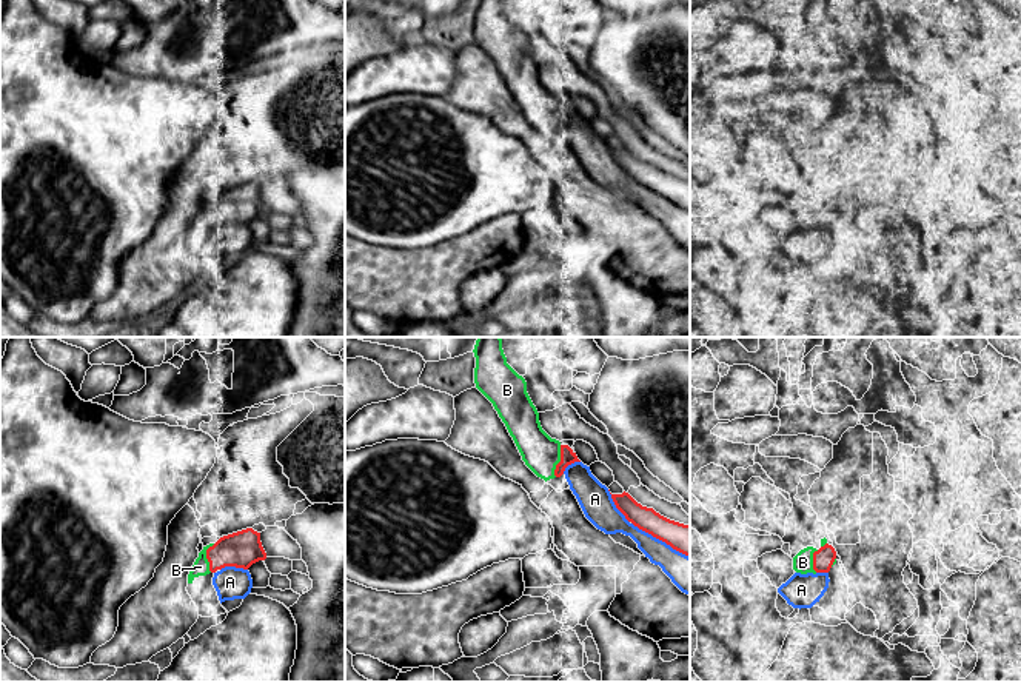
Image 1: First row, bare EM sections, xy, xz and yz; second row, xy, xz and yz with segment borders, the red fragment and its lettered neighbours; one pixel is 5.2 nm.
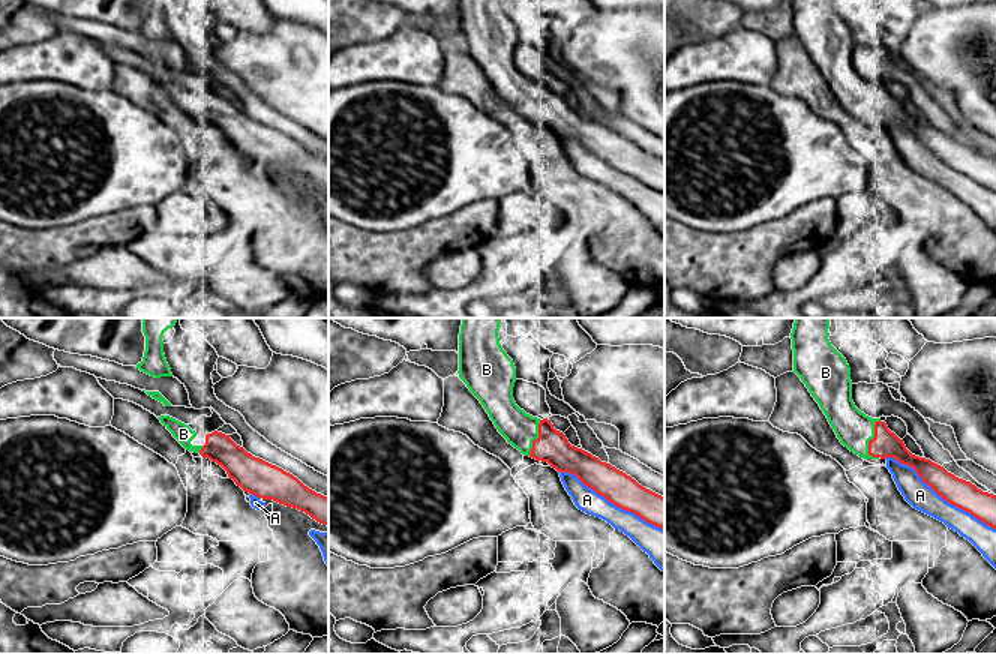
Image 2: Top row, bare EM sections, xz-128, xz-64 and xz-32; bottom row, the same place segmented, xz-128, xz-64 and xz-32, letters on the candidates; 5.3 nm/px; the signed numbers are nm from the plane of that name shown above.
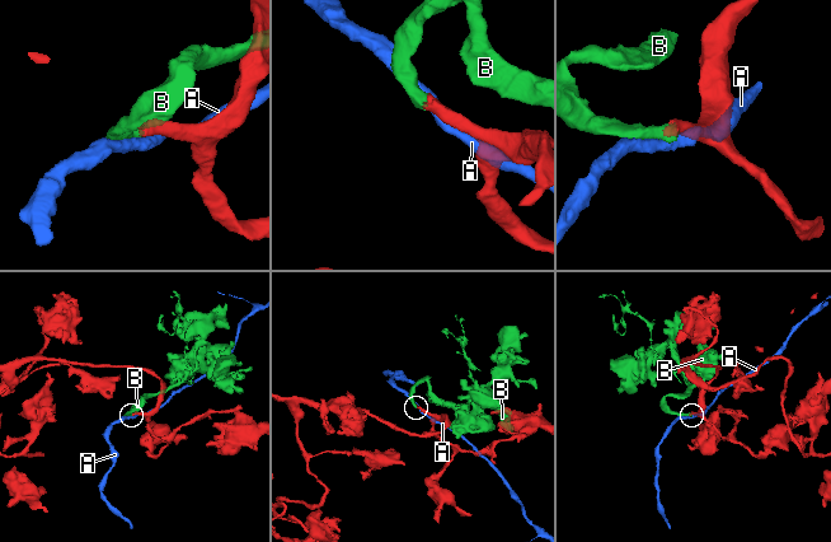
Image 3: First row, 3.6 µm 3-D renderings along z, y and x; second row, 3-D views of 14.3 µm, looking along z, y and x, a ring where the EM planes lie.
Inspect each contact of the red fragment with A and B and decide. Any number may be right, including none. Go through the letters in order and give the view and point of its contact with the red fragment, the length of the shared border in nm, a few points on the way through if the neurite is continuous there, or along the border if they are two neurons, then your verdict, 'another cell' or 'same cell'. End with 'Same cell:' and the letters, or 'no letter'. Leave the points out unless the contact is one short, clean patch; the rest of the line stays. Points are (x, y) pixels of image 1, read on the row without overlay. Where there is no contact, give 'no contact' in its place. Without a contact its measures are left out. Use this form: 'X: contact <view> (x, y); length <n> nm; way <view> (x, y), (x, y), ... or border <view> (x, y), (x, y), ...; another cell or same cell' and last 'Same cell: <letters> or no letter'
A: contact xz (661, 194); length 360 nm; another cell
B: contact xz (561, 116); length 170 nm; same cell
Same cell: B

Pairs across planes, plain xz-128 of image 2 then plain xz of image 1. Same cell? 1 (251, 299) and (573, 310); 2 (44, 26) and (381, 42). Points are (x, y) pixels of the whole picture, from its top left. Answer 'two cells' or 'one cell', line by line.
1: two cells
2: two cells

